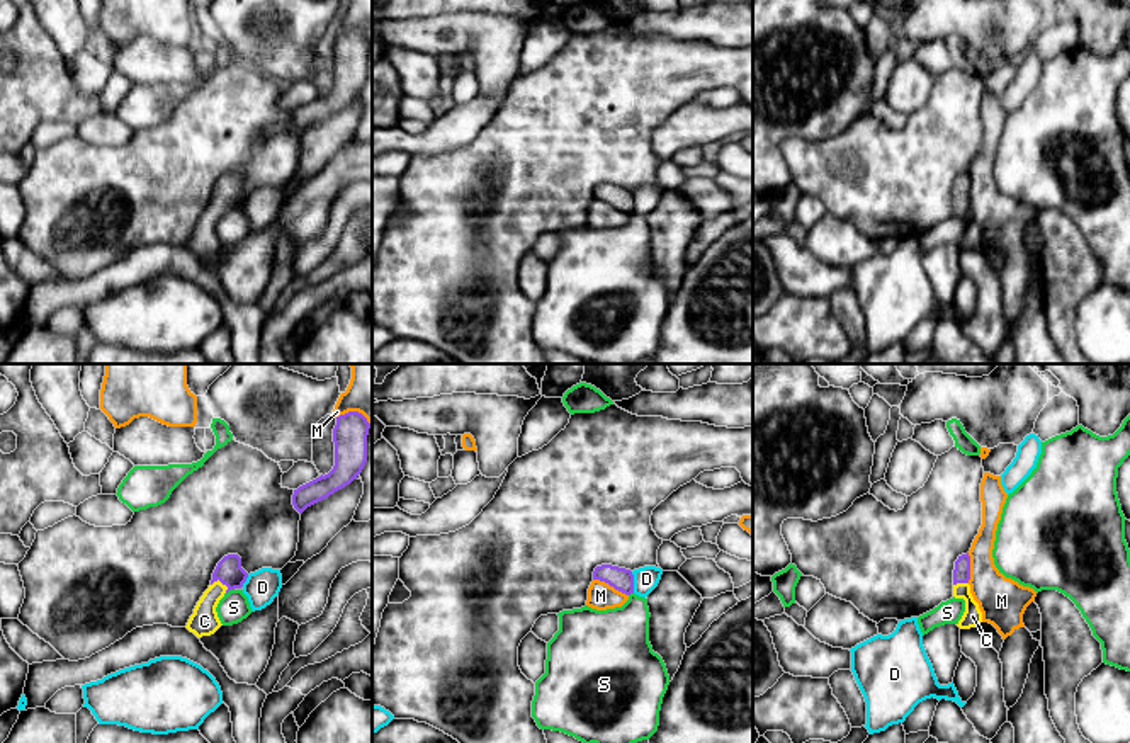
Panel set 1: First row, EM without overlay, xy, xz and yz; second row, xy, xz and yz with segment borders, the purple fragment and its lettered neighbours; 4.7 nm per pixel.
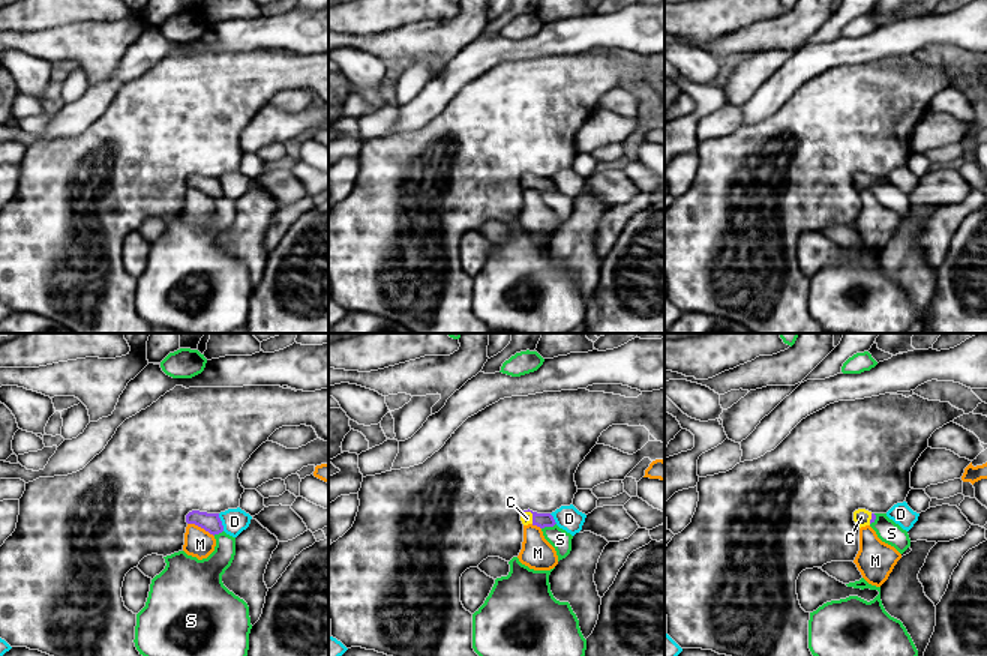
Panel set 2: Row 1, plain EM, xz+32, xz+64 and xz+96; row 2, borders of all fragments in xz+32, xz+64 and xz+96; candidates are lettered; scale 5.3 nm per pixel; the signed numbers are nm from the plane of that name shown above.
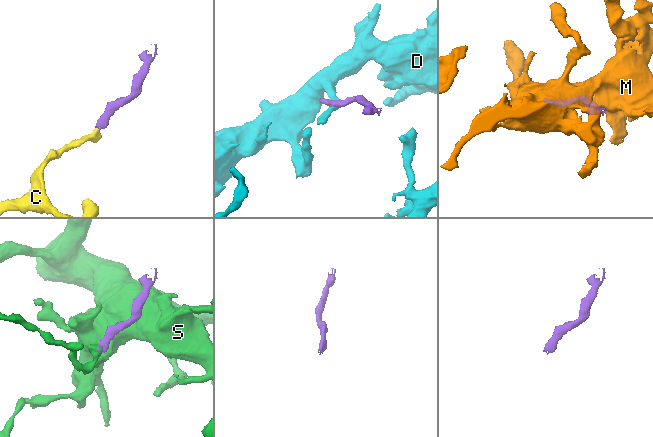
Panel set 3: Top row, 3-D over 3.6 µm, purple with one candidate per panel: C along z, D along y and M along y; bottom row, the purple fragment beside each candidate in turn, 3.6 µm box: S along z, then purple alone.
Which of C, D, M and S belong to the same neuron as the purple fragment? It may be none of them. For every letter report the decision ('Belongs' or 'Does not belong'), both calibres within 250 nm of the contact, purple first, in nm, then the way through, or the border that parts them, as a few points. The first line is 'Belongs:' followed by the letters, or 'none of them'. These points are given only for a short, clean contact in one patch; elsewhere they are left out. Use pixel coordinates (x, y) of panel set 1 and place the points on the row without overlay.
Belongs: C
C: Belongs. Thickness 120 nm (purple) against 140 nm. Path across: xy (228, 191), (220, 199), (206, 225), (204, 240)
D: Does not belong. Thickness 110 nm (purple) against 120 nm. Boundary: xz (631, 191), (634, 211)
M: Does not belong. Thickness 110 nm (purple) against 130 nm
S: Does not belong. Thickness 120 nm (purple) against 150 nm

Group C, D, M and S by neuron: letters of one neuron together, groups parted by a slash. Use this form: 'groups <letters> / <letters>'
groups C / D / M / S

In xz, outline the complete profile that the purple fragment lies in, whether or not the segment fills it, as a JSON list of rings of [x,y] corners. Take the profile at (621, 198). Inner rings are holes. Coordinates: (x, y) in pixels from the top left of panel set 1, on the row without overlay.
[[[602,184],[595,187],[593,199],[605,201],[625,214],[634,213],[634,194],[630,189]]]

